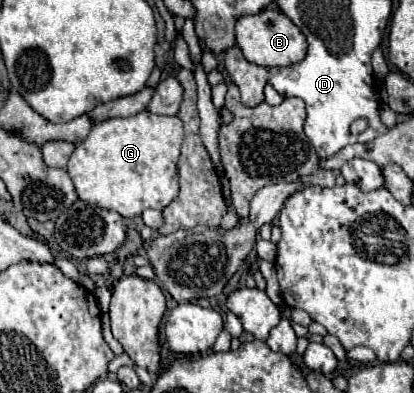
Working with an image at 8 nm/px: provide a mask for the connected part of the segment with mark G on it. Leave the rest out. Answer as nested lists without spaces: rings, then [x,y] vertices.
[[[141,111],[125,119],[107,119],[95,123],[91,127],[89,137],[75,147],[73,155],[69,157],[67,171],[81,201],[117,211],[127,219],[135,219],[141,217],[145,209],[165,209],[177,197],[179,193],[177,161],[181,143],[183,143],[183,123],[179,123],[179,117],[153,115],[149,111]]]

